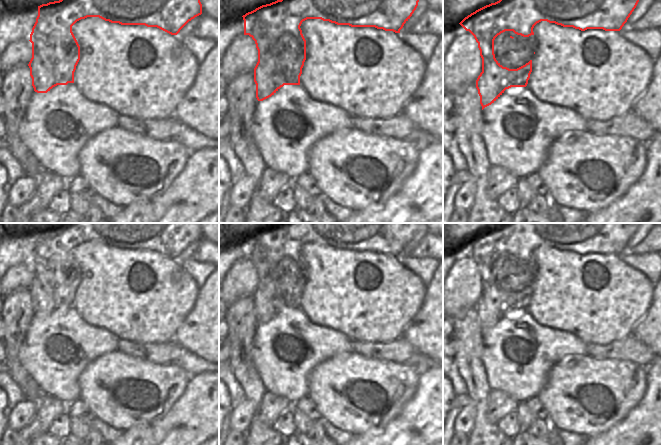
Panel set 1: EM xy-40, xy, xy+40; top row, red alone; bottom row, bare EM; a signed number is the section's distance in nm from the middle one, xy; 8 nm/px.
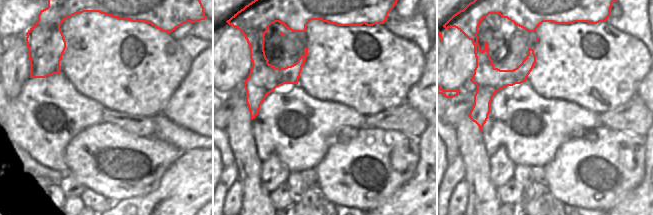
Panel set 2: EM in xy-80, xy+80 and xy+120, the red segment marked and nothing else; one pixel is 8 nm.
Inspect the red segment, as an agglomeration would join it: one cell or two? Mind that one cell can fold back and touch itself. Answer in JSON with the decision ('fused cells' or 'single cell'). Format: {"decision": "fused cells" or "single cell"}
{"decision": "fused cells"}

